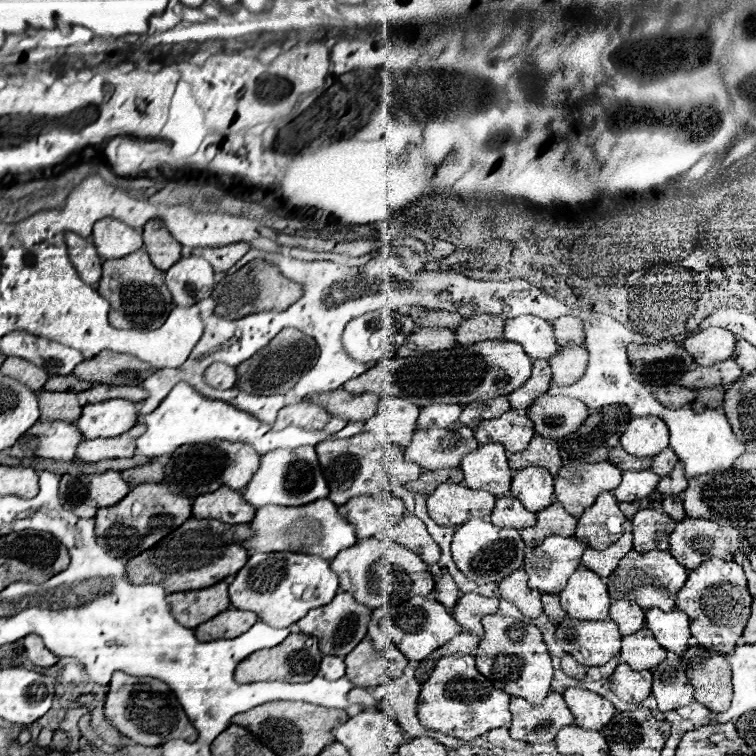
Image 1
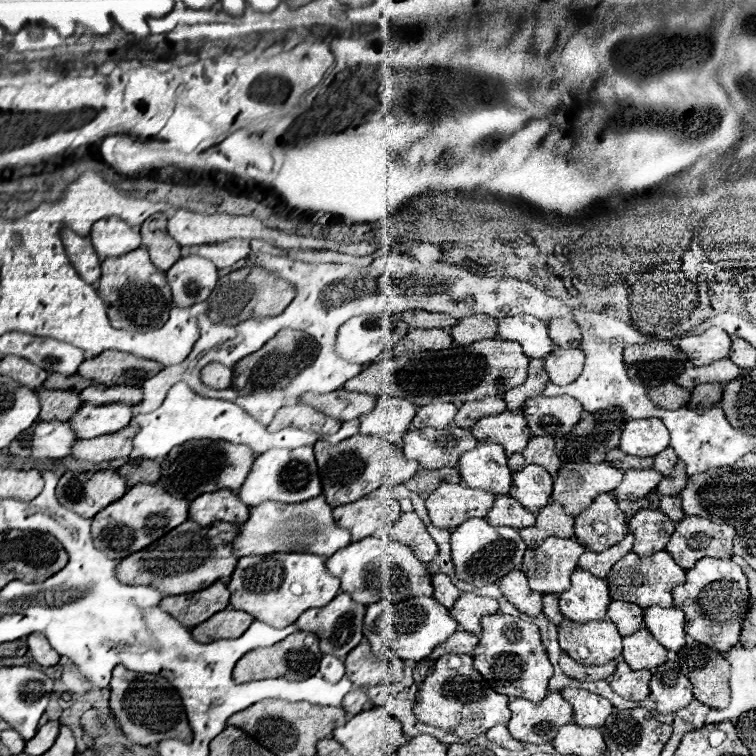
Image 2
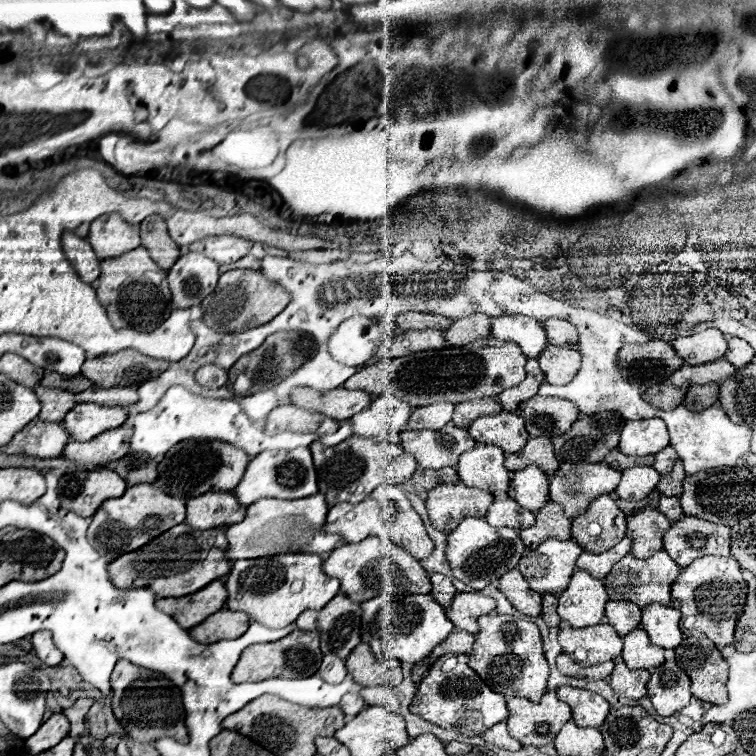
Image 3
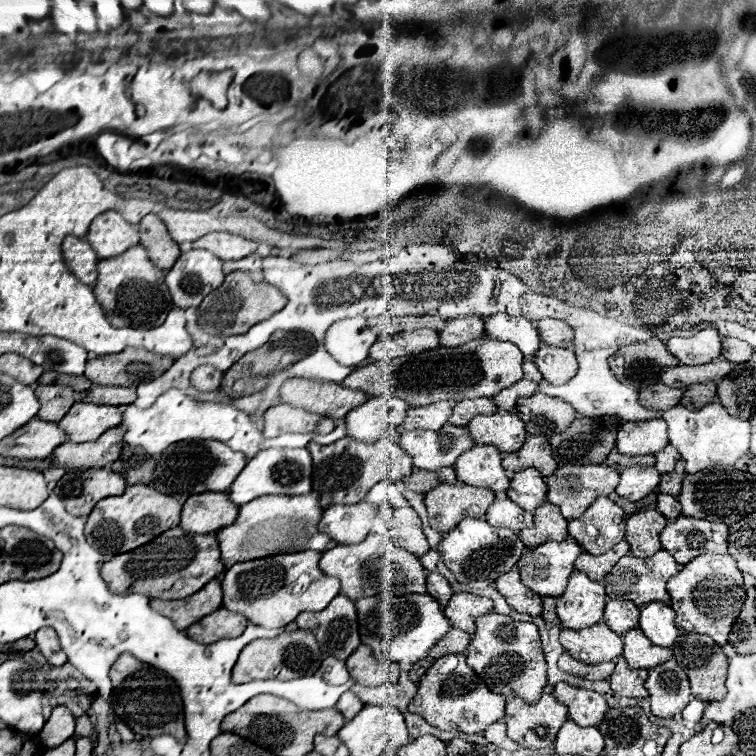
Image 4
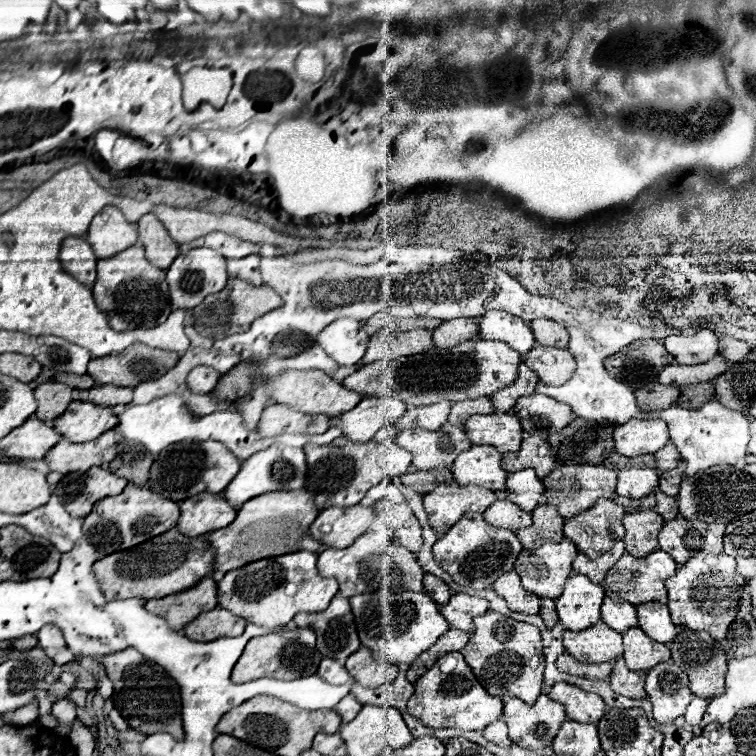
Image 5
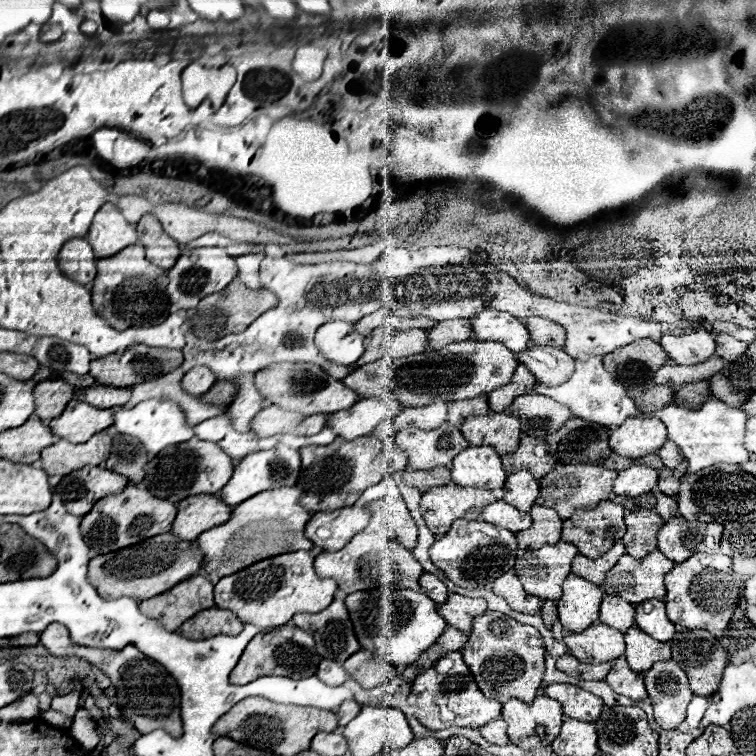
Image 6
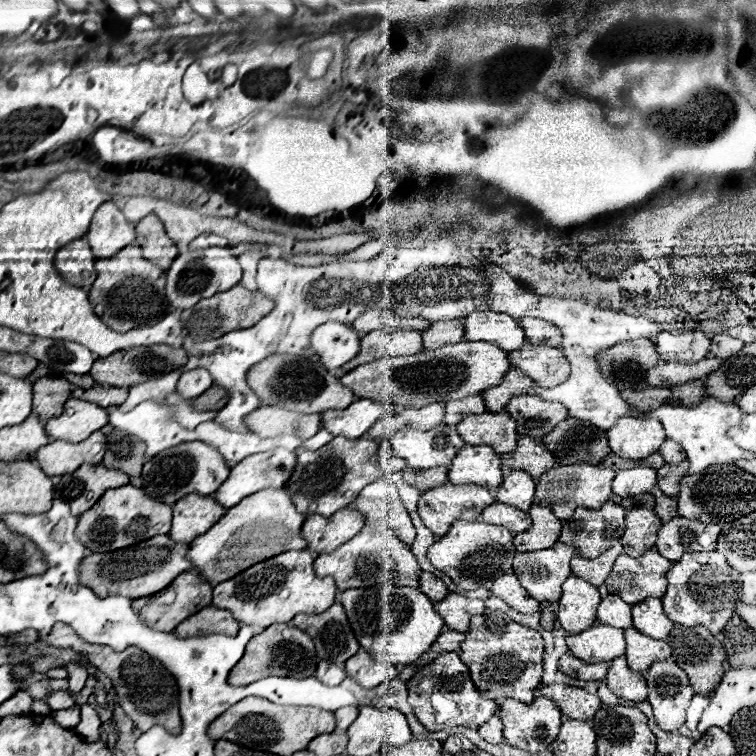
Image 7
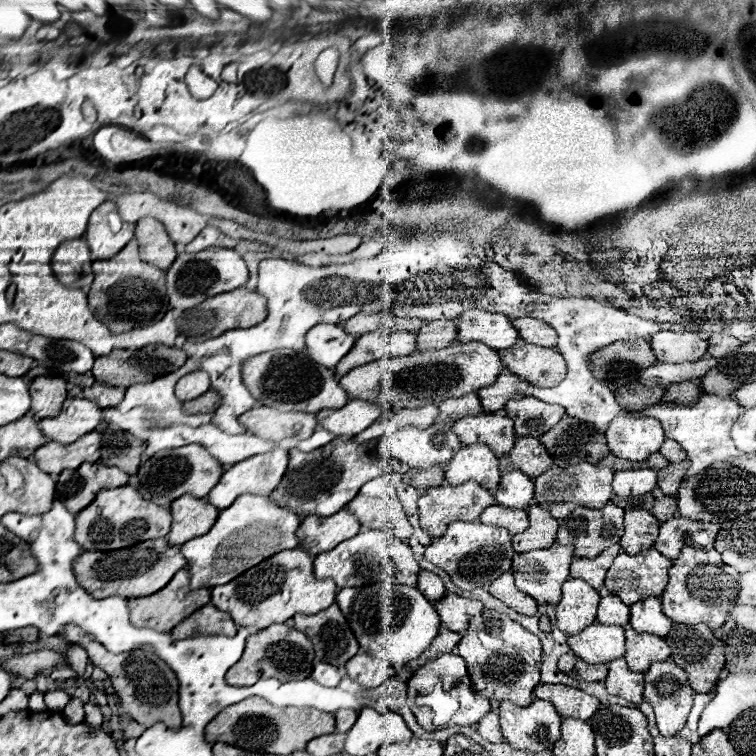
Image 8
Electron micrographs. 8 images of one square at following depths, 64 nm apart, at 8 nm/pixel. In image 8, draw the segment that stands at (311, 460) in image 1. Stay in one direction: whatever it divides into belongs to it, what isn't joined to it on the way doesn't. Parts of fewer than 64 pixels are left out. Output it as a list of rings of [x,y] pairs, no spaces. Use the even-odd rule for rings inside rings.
[[[274,448],[266,454],[246,458],[244,462],[238,462],[236,466],[226,470],[222,480],[218,482],[218,486],[212,488],[212,492],[206,498],[208,498],[208,502],[212,502],[212,506],[224,510],[242,494],[270,494],[284,478],[286,468],[288,468],[288,450],[282,450],[282,448]]]

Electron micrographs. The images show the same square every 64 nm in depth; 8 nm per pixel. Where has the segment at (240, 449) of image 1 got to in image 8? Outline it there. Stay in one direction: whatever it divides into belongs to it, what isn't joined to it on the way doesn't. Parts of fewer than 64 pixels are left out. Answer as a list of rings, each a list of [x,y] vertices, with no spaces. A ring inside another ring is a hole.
[[[186,444],[180,448],[164,450],[154,454],[148,462],[144,462],[138,470],[138,480],[140,480],[140,492],[144,498],[156,502],[156,504],[172,504],[176,498],[184,494],[192,494],[196,498],[208,496],[208,492],[220,482],[224,474],[222,464],[210,456],[210,452],[200,446],[200,444]]]

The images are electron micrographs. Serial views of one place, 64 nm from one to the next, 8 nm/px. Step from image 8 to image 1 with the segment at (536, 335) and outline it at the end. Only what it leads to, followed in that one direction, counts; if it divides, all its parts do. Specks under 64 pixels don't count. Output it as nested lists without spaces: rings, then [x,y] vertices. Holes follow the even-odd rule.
[[[562,316],[554,320],[554,334],[560,346],[580,346],[584,344],[584,324],[580,318]]]

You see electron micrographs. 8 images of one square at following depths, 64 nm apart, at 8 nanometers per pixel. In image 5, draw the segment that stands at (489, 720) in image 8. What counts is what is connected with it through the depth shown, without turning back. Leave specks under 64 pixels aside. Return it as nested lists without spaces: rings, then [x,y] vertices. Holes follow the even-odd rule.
[[[496,720],[494,724],[484,728],[484,738],[496,746],[502,748],[510,748],[512,742],[508,740],[508,730],[506,730],[506,722],[504,720]]]

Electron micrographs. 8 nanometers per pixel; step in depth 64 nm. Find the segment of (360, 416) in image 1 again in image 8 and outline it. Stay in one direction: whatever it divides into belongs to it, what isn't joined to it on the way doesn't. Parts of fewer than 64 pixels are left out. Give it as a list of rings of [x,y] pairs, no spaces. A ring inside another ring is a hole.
[[[272,350],[268,354],[258,354],[242,366],[242,378],[250,394],[262,406],[272,406],[284,412],[320,412],[324,408],[342,408],[348,404],[350,396],[338,386],[334,372],[312,362],[304,352],[294,350]]]

